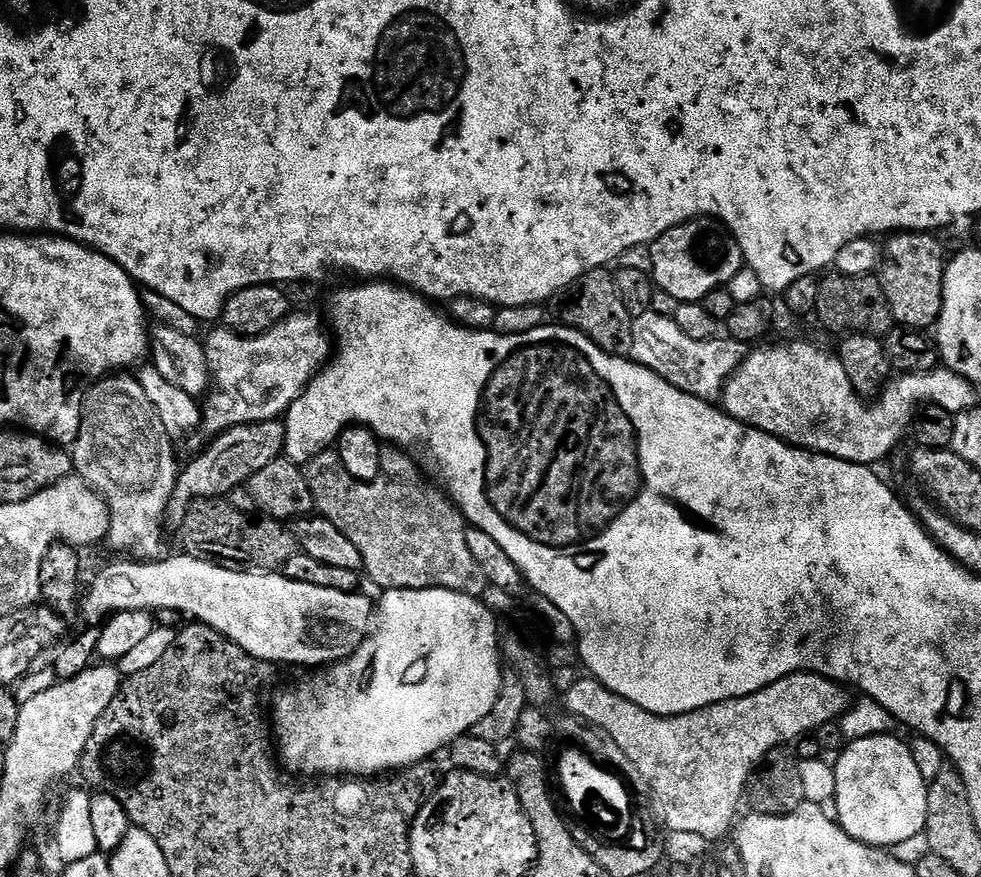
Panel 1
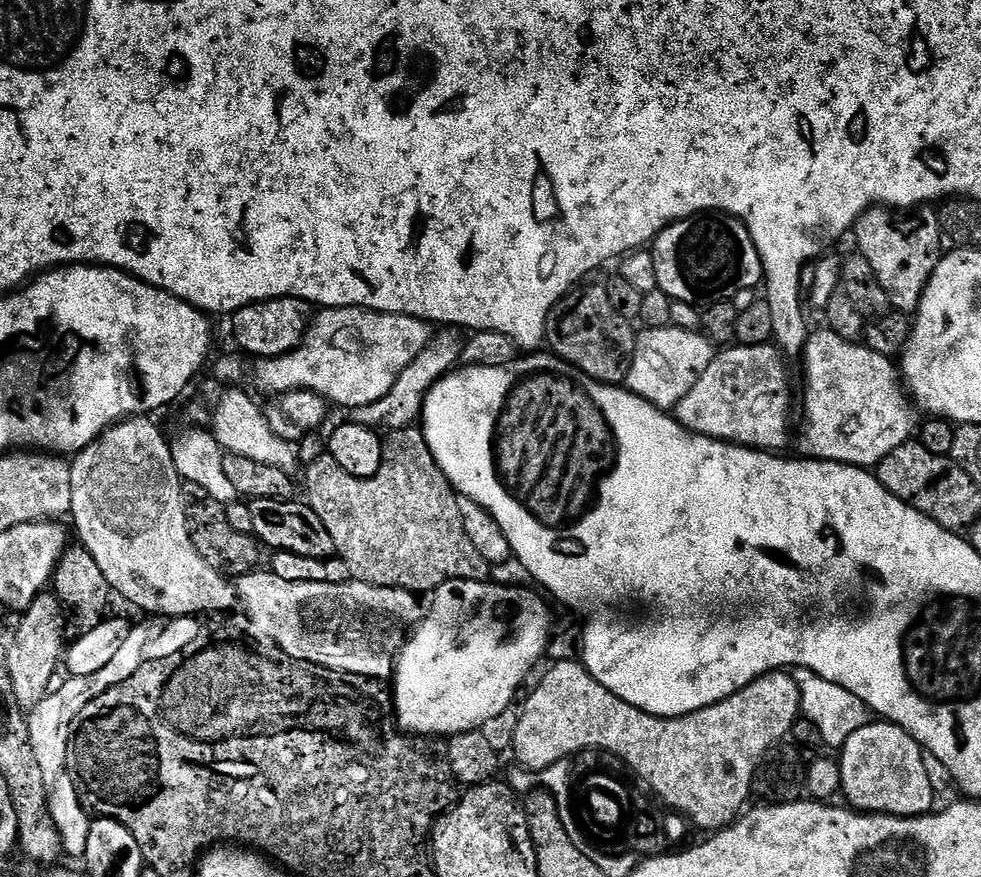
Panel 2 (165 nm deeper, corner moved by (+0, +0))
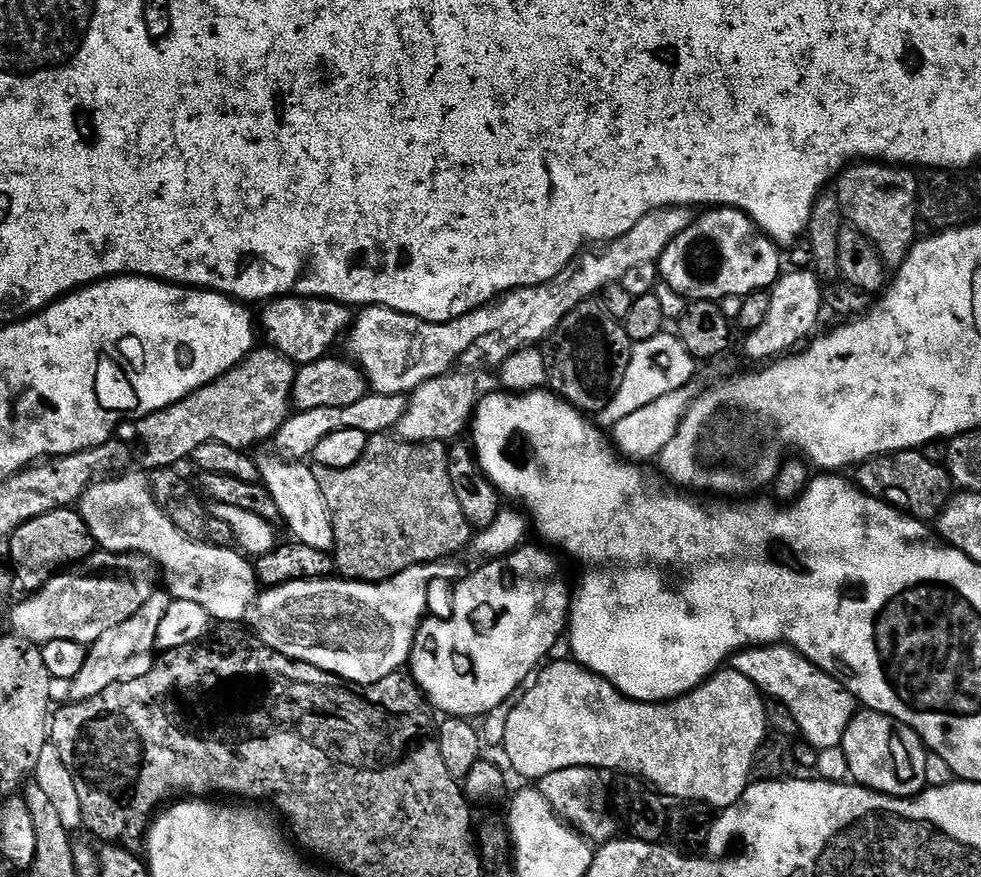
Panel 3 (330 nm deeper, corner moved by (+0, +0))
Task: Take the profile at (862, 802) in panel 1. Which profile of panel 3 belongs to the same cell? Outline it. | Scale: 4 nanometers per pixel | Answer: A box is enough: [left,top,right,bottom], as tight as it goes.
[842,710,928,798]

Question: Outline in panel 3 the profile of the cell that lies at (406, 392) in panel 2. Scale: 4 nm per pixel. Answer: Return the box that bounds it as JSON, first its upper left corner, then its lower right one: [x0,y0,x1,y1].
[274,394,409,462]

